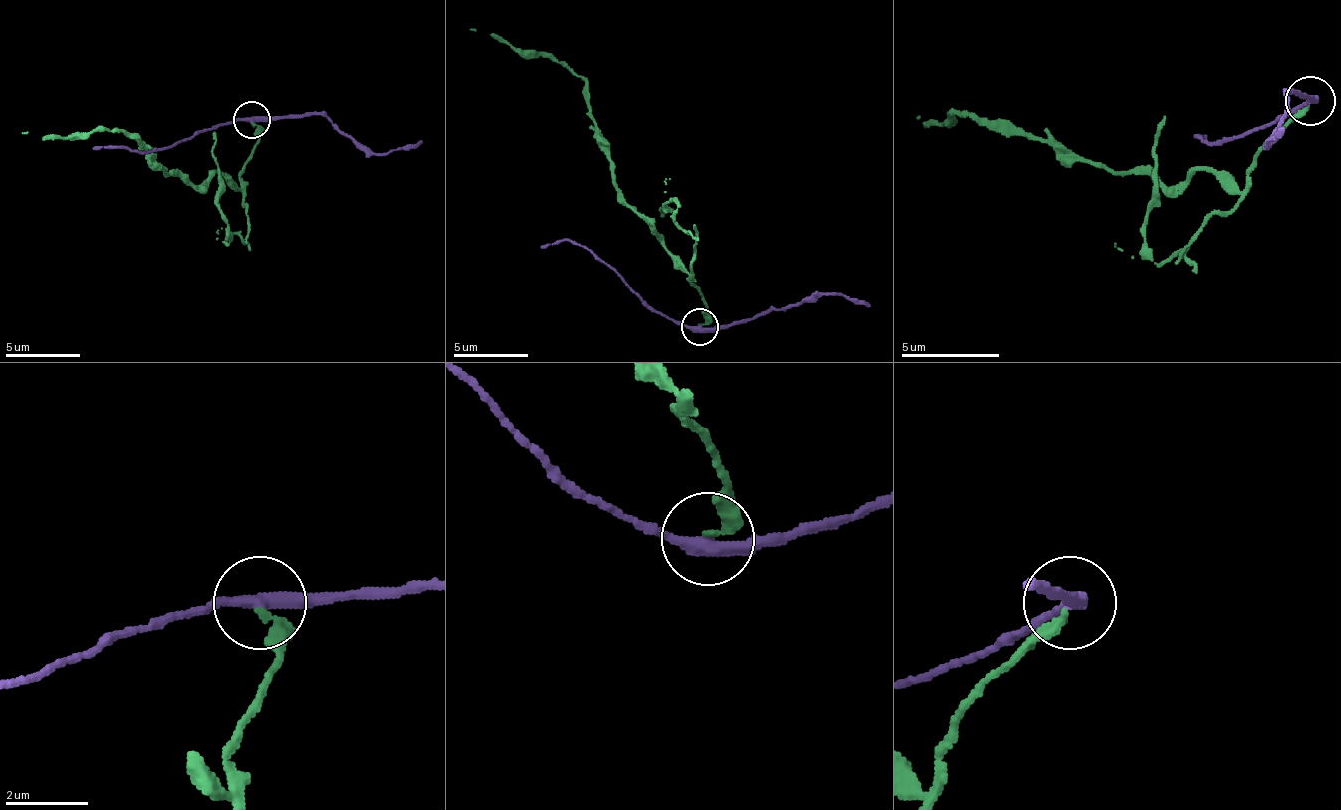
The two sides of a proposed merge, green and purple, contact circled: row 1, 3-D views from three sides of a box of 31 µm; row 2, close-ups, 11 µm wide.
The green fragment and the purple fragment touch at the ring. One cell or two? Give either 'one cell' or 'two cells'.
two cells

